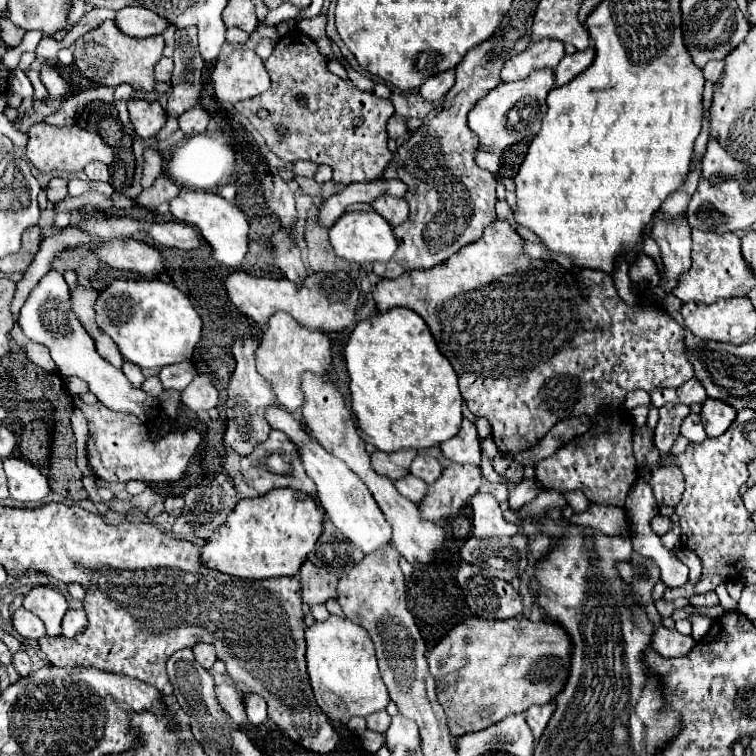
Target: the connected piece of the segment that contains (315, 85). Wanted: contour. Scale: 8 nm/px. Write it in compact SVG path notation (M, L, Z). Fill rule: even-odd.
M294 29L280 37L272 55L264 61L272 85L256 99L246 99L234 107L250 119L250 123L266 139L272 153L282 161L294 163L298 159L328 165L334 171L334 181L350 185L354 181L376 181L386 165L392 161L392 153L386 147L386 121L392 117L394 107L388 99L374 95L372 91L360 91L352 81L332 75L326 67L326 59L318 53L316 43ZM296 95L306 97L306 105L296 101ZM256 109L266 109L268 119L254 119ZM282 123L288 127L288 137L280 137L274 127Z

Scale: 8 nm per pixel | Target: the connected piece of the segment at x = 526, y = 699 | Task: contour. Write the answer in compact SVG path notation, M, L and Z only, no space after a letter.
M468 617L448 631L436 647L428 651L430 673L436 679L438 701L446 711L452 737L460 737L472 731L486 729L512 713L524 713L530 705L546 705L554 693L562 691L570 671L570 637L566 631L550 621L528 621L524 617L488 621L480 617Z

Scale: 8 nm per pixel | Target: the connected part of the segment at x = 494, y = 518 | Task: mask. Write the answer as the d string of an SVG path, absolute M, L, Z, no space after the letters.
M476 493L470 501L474 517L472 517L472 533L476 537L502 537L502 535L516 535L518 527L514 523L504 521L502 509L494 495L490 493Z

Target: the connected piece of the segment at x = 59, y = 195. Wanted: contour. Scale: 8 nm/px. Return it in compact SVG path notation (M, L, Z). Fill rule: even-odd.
M56 177L56 179L52 179L52 181L48 183L48 189L46 189L48 201L52 201L52 203L62 201L62 199L66 197L66 193L68 193L66 185L68 185L68 181L66 181L66 179L58 179L58 177Z

